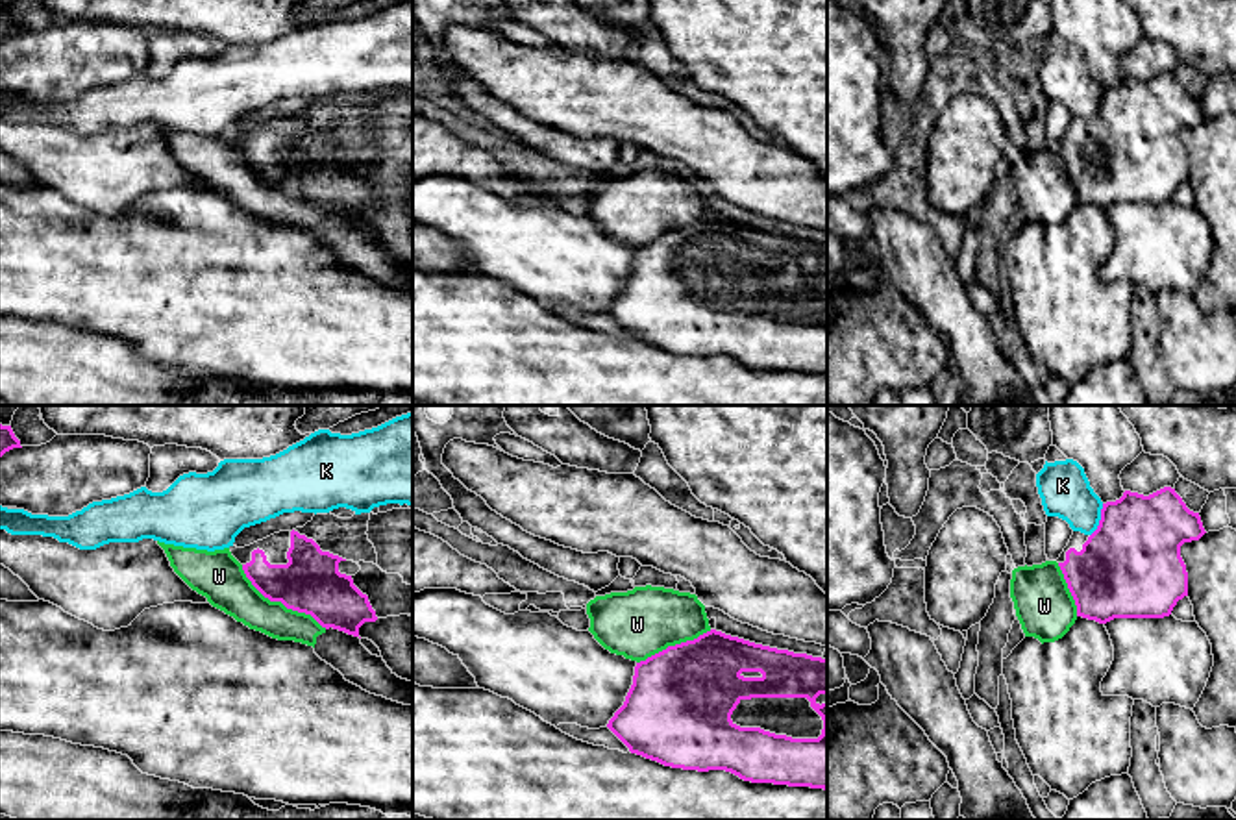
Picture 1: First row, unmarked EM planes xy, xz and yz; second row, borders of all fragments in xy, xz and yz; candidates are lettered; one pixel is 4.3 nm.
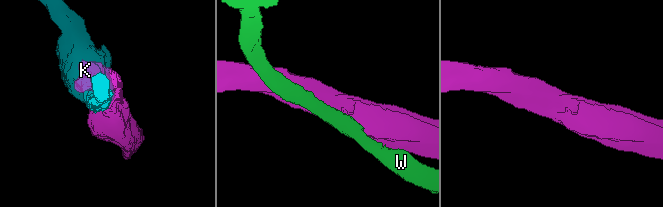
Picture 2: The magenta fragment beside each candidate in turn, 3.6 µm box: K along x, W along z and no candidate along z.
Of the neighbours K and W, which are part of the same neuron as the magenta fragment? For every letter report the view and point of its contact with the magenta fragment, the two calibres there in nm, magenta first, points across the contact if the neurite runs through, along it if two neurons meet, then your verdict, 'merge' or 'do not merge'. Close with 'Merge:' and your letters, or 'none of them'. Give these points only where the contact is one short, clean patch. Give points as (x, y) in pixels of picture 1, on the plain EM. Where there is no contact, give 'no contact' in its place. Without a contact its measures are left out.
K: meets magenta in yz at (1100, 106); 440 nm thick on the magenta side, 220 nm on the other; do not merge
W: meets magenta in xy at (280, 186); 260 nm thick on the magenta side, 200 nm on the other; do not merge
Merge: none of them

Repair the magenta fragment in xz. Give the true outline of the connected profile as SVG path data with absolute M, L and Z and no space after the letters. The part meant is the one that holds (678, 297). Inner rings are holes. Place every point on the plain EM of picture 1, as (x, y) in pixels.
M711 215L637 248L624 291L607 313L631 339L683 355L725 355L751 368L827 376L827 244Z

